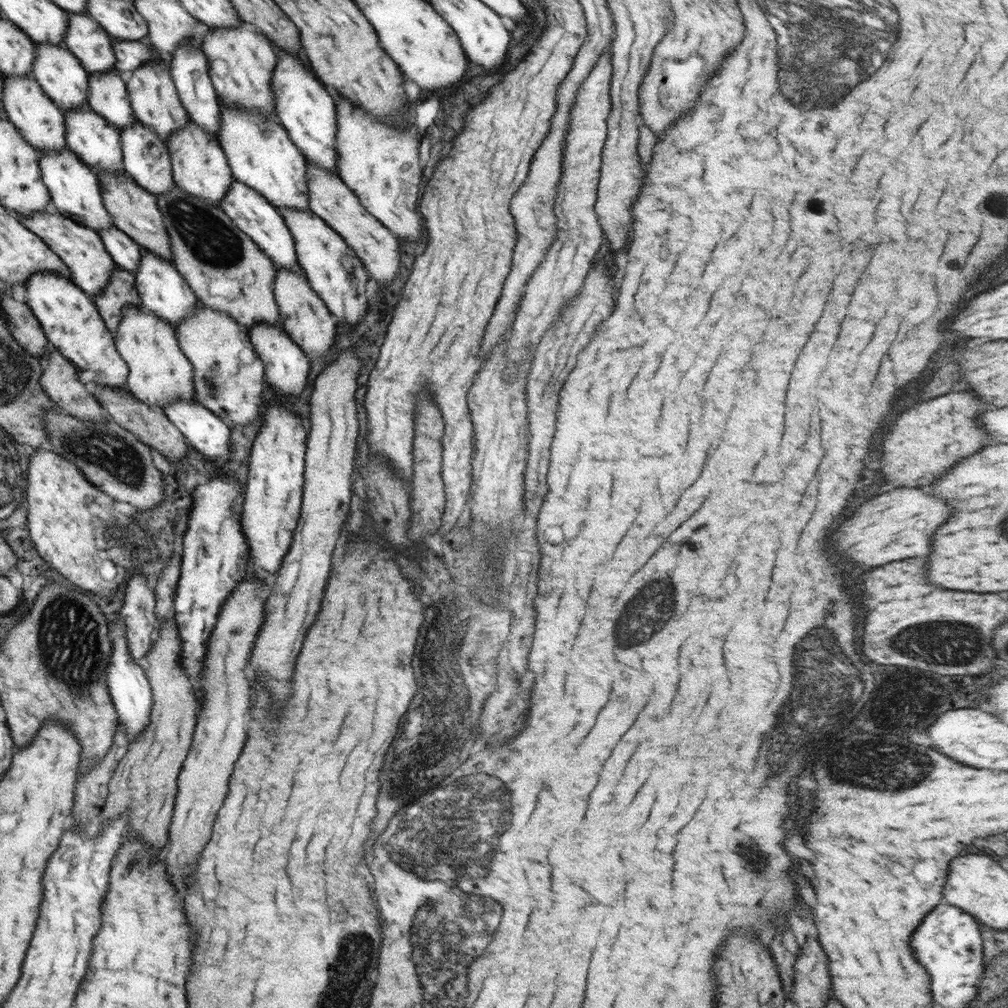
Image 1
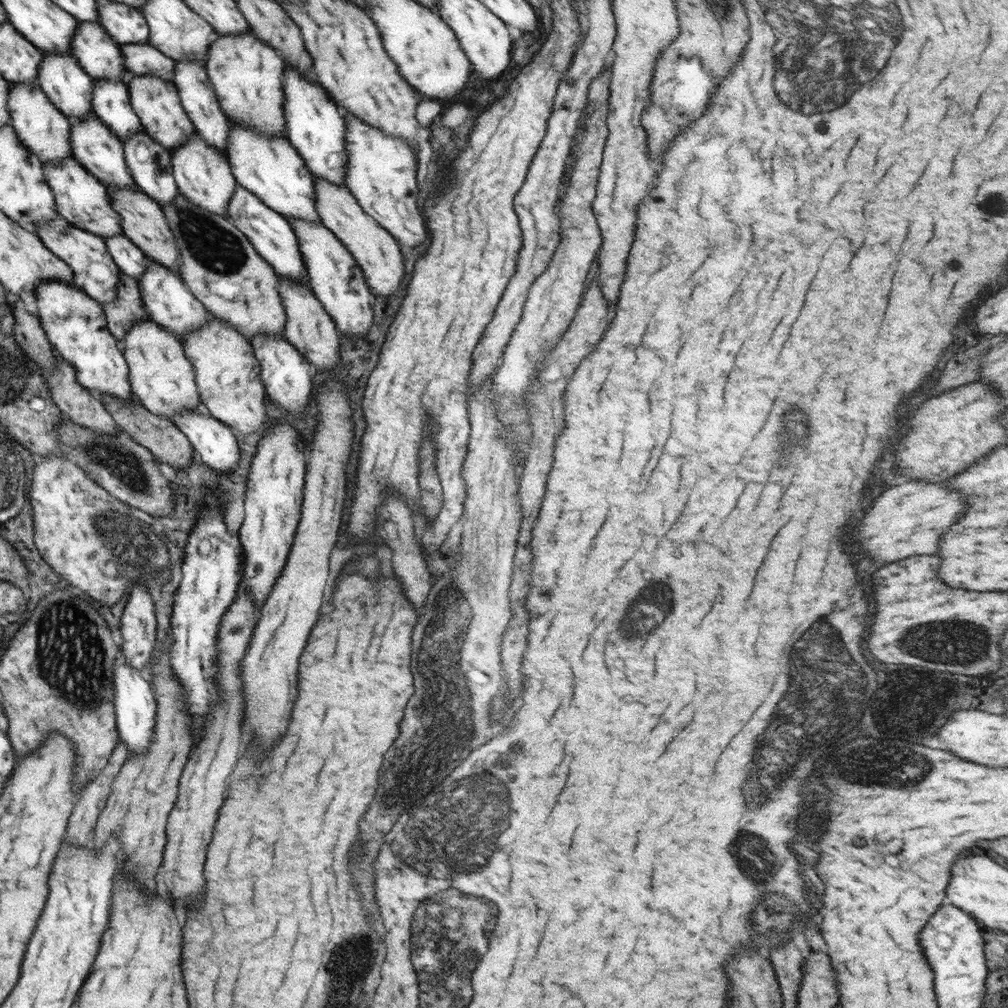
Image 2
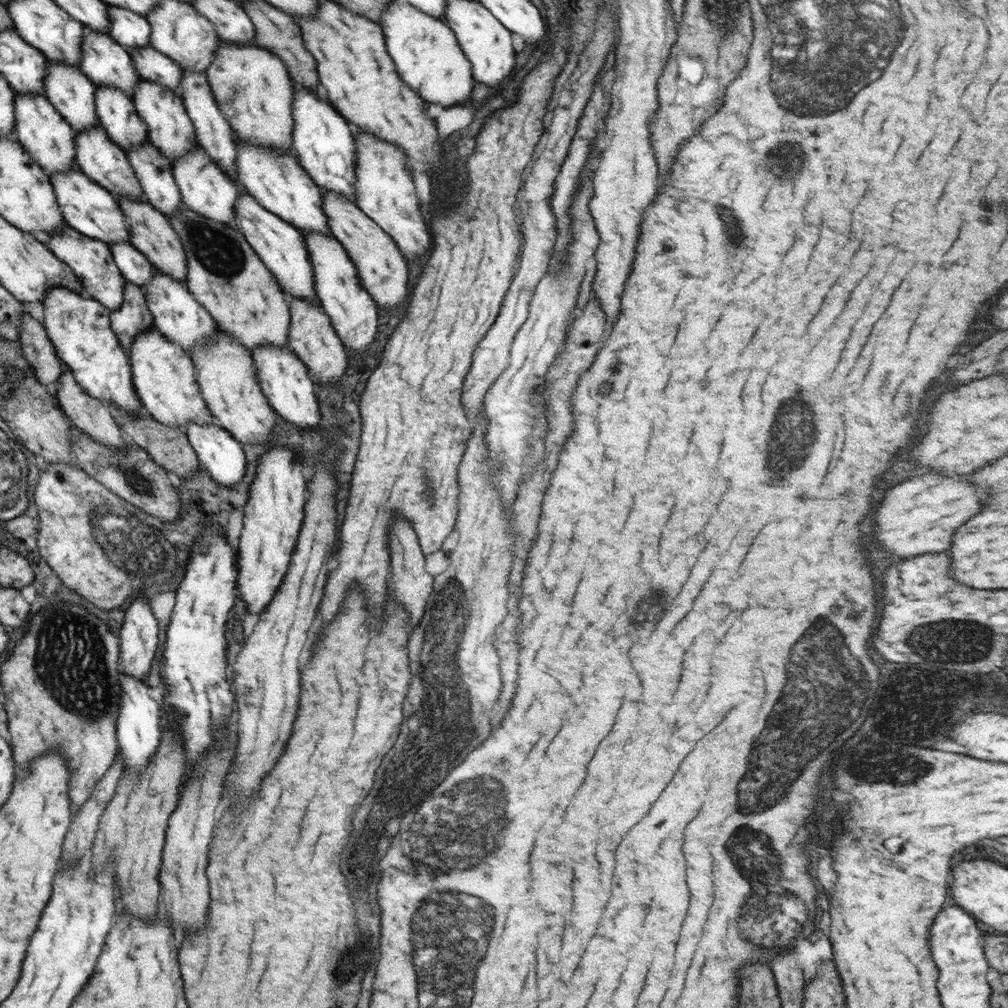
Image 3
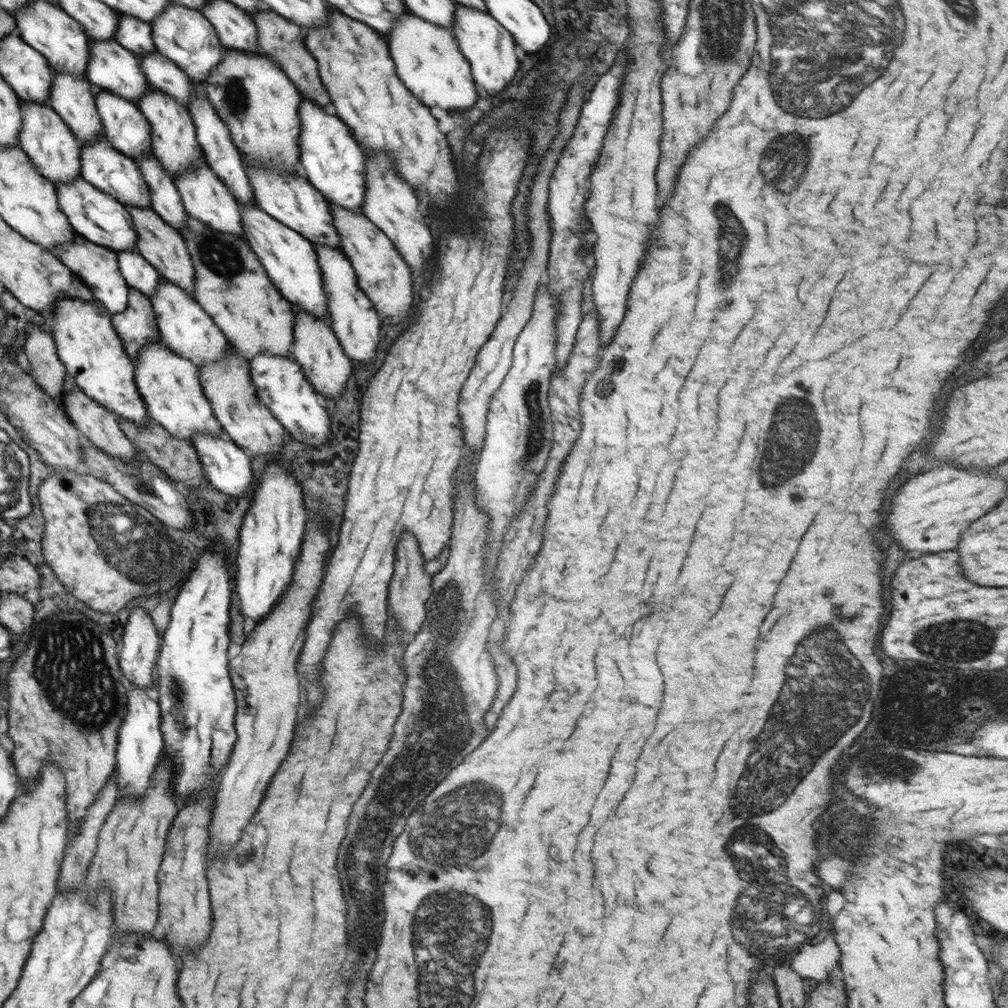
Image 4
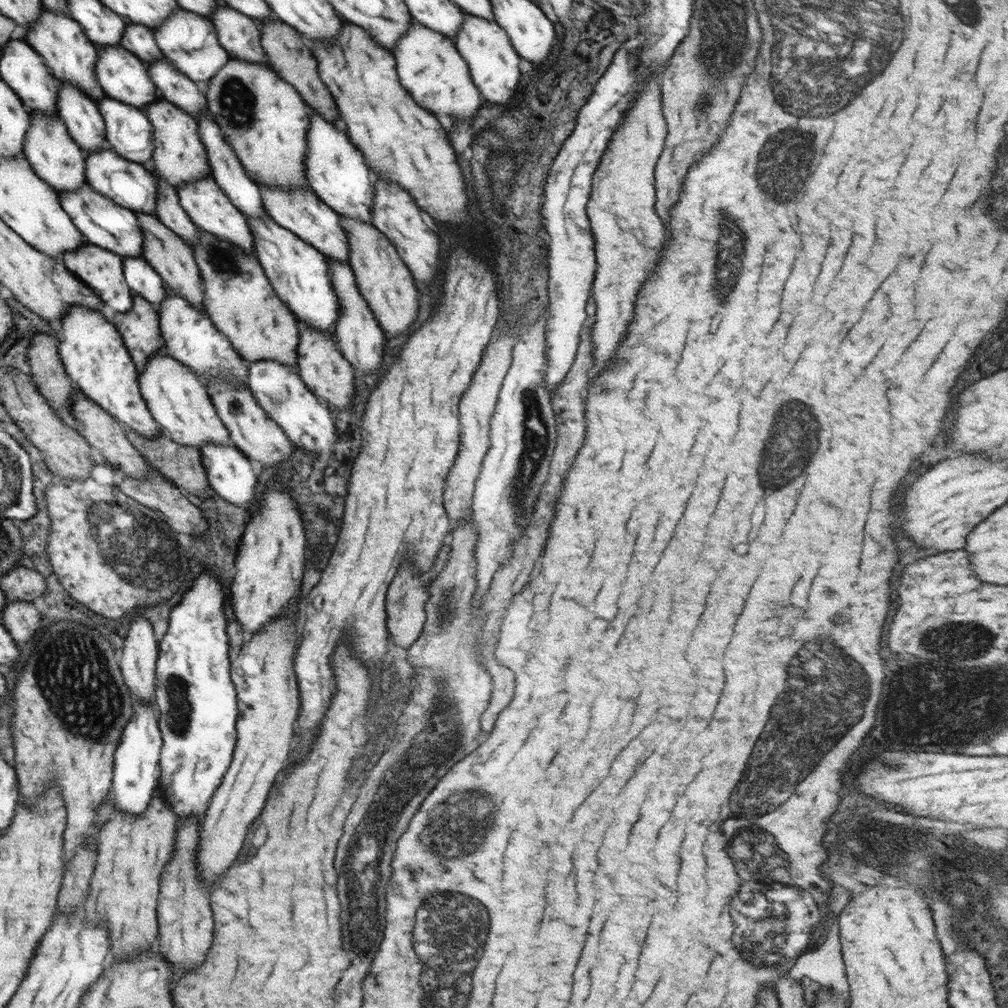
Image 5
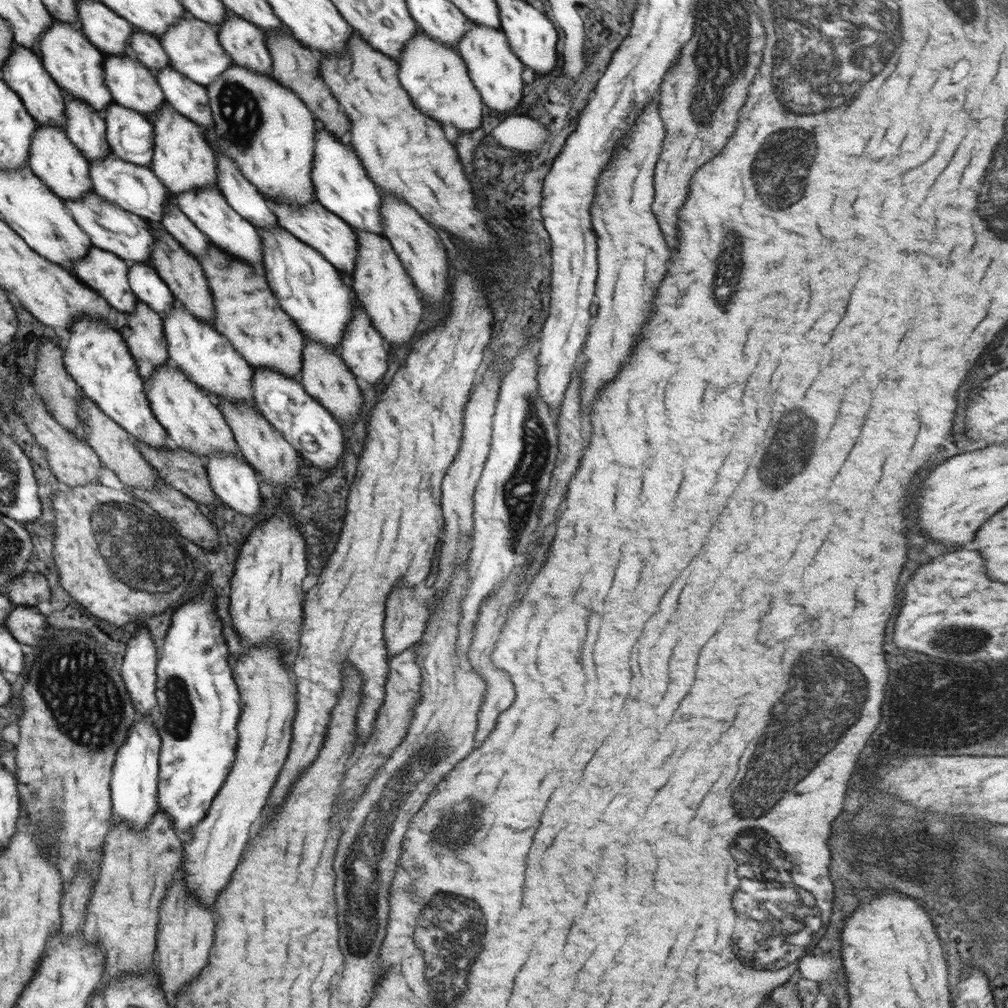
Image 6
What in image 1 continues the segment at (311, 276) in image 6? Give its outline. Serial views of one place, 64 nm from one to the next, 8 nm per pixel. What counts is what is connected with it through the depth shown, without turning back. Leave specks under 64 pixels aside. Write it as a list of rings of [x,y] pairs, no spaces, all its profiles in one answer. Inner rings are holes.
[[[234,180],[231,190],[228,190],[227,197],[224,198],[220,208],[231,217],[240,230],[244,231],[254,242],[256,246],[260,246],[260,250],[272,260],[276,268],[286,268],[286,270],[294,270],[294,272],[302,273],[298,264],[298,255],[294,248],[294,237],[290,233],[290,229],[284,223],[284,217],[277,211],[277,207],[272,206],[264,196],[260,196],[252,187],[246,186],[244,182]]]

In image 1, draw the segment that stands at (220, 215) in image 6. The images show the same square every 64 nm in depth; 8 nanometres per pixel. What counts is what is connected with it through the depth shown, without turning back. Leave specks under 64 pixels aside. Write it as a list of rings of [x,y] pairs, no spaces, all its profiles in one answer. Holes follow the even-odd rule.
[[[189,119],[186,128],[172,134],[172,137],[165,142],[170,149],[175,184],[186,190],[188,194],[206,200],[210,206],[220,207],[227,197],[228,190],[231,190],[234,173],[219,141]]]

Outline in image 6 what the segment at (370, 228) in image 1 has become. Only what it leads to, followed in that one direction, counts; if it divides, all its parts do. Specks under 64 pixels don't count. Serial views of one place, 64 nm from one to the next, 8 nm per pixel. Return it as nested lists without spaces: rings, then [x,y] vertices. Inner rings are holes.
[[[353,227],[352,230],[358,237],[353,292],[360,300],[362,308],[366,310],[366,314],[370,316],[372,326],[380,332],[386,343],[390,342],[392,346],[404,346],[404,344],[409,346],[414,340],[414,334],[418,332],[418,324],[424,318],[421,295],[385,236]]]

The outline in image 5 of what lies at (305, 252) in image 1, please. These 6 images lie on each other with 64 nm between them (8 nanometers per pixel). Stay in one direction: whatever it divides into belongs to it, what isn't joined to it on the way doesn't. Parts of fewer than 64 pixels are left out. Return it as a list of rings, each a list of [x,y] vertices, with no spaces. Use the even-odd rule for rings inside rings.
[[[324,256],[330,267],[332,275],[332,285],[336,289],[336,295],[340,297],[340,318],[336,322],[336,332],[334,332],[337,346],[342,357],[353,367],[356,373],[374,376],[380,374],[382,370],[382,361],[384,358],[384,343],[386,335],[378,324],[376,316],[368,308],[368,302],[362,298],[358,286],[356,286],[355,274],[349,262],[338,262],[332,260],[332,256]]]

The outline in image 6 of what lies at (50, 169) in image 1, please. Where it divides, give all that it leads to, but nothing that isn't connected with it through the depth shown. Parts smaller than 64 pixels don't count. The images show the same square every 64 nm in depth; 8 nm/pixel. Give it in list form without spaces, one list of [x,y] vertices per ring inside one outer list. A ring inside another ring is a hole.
[[[90,191],[90,194],[86,194],[80,200],[64,200],[64,202],[66,202],[70,213],[75,217],[75,221],[79,223],[84,232],[88,233],[88,237],[91,238],[95,248],[119,255],[120,258],[127,260],[129,263],[139,261],[140,264],[151,265],[152,246],[154,246],[158,237],[154,235],[154,231],[150,229],[146,219],[116,206],[94,191]]]

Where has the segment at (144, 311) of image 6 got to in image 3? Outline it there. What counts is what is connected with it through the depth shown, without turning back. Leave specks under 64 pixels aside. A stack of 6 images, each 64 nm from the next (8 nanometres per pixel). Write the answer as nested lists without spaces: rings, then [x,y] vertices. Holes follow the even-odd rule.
[[[126,282],[124,302],[118,310],[112,310],[110,324],[112,324],[112,331],[120,340],[120,346],[129,351],[134,344],[134,336],[150,328],[156,329],[143,289],[132,282]]]

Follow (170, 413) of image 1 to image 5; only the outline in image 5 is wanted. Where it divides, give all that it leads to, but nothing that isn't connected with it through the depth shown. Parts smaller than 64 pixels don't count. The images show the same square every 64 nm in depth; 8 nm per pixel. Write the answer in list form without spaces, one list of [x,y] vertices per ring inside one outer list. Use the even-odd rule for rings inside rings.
[[[204,444],[200,446],[202,464],[204,465],[212,493],[218,495],[238,508],[248,508],[256,503],[256,482],[258,473],[255,463],[236,446],[218,446],[218,444]]]

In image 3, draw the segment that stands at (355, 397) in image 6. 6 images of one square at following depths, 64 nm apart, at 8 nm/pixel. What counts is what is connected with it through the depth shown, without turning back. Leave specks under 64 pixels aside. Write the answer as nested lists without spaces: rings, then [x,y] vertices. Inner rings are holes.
[[[290,298],[290,326],[287,328],[288,350],[301,360],[313,382],[324,387],[334,387],[347,372],[349,356],[344,343],[332,326],[330,317],[316,302],[302,298]]]

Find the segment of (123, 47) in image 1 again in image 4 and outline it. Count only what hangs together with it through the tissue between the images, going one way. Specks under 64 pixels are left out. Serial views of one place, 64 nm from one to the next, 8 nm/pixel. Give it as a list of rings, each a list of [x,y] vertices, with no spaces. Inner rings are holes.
[[[156,51],[140,55],[139,64],[153,87],[176,98],[176,102],[183,103],[185,107],[190,106],[194,98],[194,87],[189,76],[175,62]]]

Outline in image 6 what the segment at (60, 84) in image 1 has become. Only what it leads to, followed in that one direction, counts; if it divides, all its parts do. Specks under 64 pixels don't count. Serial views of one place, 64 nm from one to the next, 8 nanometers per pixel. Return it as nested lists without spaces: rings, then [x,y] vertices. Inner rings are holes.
[[[66,95],[66,124],[68,138],[82,151],[89,163],[101,162],[111,156],[106,136],[105,118],[82,100]]]

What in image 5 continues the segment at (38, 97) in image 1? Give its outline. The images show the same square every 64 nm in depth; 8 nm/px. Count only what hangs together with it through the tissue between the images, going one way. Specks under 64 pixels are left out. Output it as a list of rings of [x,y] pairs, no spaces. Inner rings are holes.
[[[30,110],[30,128],[24,140],[24,156],[37,175],[56,190],[79,190],[87,184],[85,175],[86,153],[72,140],[66,124],[59,116],[44,116]]]

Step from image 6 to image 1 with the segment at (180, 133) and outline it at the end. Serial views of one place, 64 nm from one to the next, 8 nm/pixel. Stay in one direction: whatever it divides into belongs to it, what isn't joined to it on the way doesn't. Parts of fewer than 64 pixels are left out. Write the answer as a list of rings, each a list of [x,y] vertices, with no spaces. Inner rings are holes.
[[[147,38],[145,40],[146,45],[150,45],[158,53],[158,58],[150,64],[144,64],[144,66],[133,70],[130,81],[126,83],[126,89],[128,89],[128,98],[137,120],[142,122],[144,126],[152,128],[160,139],[166,141],[172,137],[172,134],[186,128],[190,118],[182,106],[174,79],[171,76],[169,63],[167,63],[169,57],[160,50],[156,50]]]

